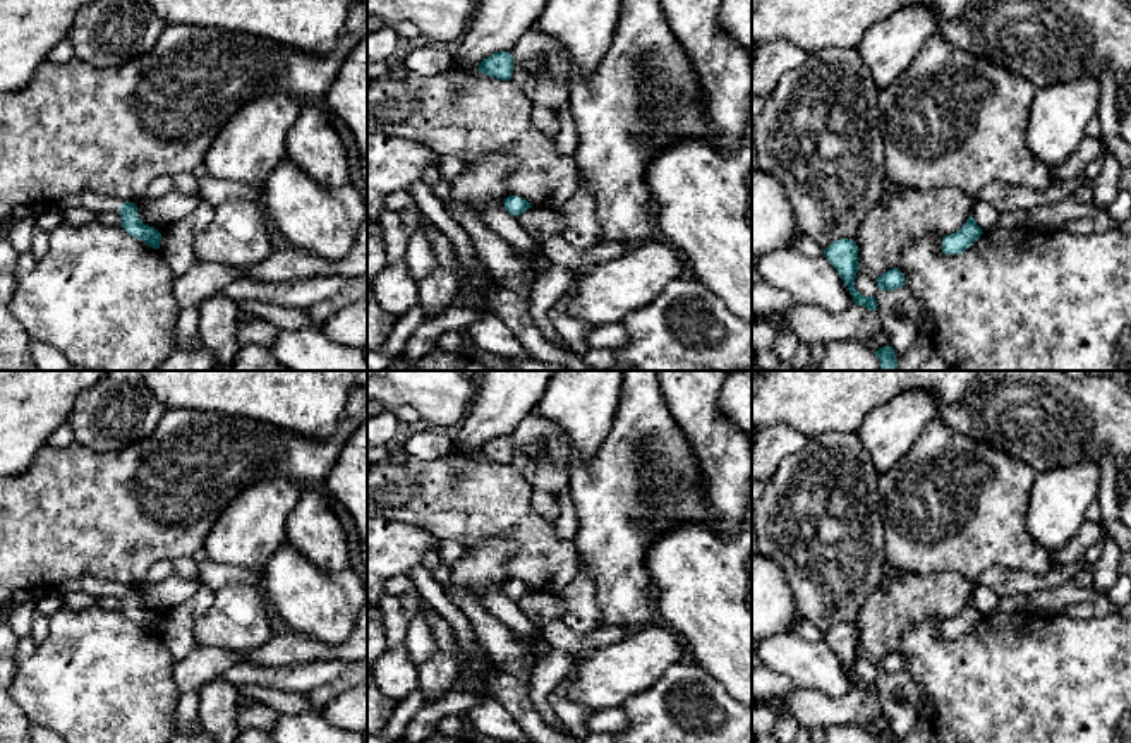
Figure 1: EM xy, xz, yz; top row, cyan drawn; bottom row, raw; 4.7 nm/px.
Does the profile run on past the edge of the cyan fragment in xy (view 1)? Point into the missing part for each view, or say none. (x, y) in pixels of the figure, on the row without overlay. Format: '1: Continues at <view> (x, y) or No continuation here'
1: No continuation here

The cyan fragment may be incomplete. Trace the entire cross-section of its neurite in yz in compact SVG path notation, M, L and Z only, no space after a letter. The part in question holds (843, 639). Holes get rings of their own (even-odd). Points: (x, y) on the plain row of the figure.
M839 623L824 635L824 640L829 643L829 647L836 652L836 655L843 662L844 669L853 680L855 688L867 692L870 695L877 695L875 681L865 681L855 671L855 662L858 657L856 626L848 625L848 623Z

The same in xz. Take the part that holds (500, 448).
M494 436L481 446L477 455L489 462L510 465L513 458L513 443L510 436Z

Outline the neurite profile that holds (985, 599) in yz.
M975 583L973 602L982 616L990 616L997 613L1001 597L992 589Z

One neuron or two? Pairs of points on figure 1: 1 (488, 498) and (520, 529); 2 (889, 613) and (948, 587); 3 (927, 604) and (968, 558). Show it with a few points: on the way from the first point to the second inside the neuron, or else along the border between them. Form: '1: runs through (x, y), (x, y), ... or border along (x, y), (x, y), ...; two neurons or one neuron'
1: runs through (496, 505), (512, 520); one neuron
2: runs through (903, 601), (934, 596); one neuron
3: border along (917, 573), (960, 572), (973, 584); two neurons

